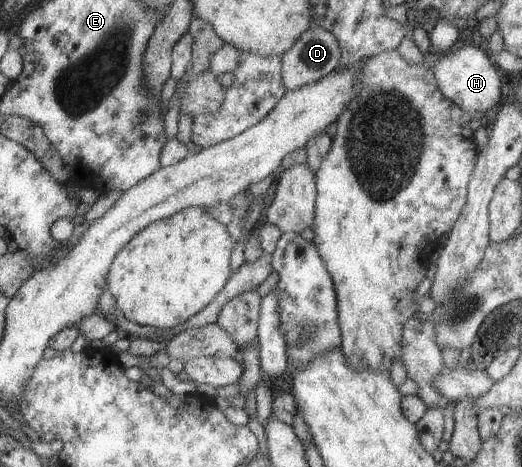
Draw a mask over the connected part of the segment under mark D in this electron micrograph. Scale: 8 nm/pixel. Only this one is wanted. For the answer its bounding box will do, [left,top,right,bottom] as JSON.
[280,24,341,90]

